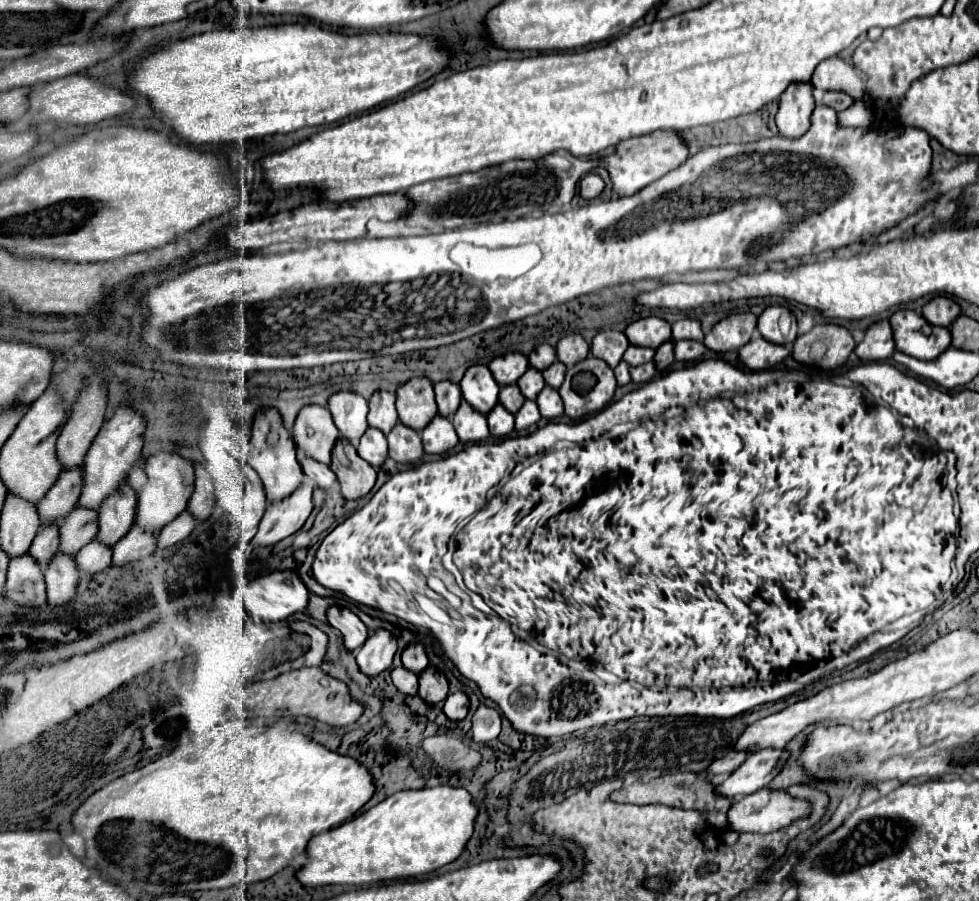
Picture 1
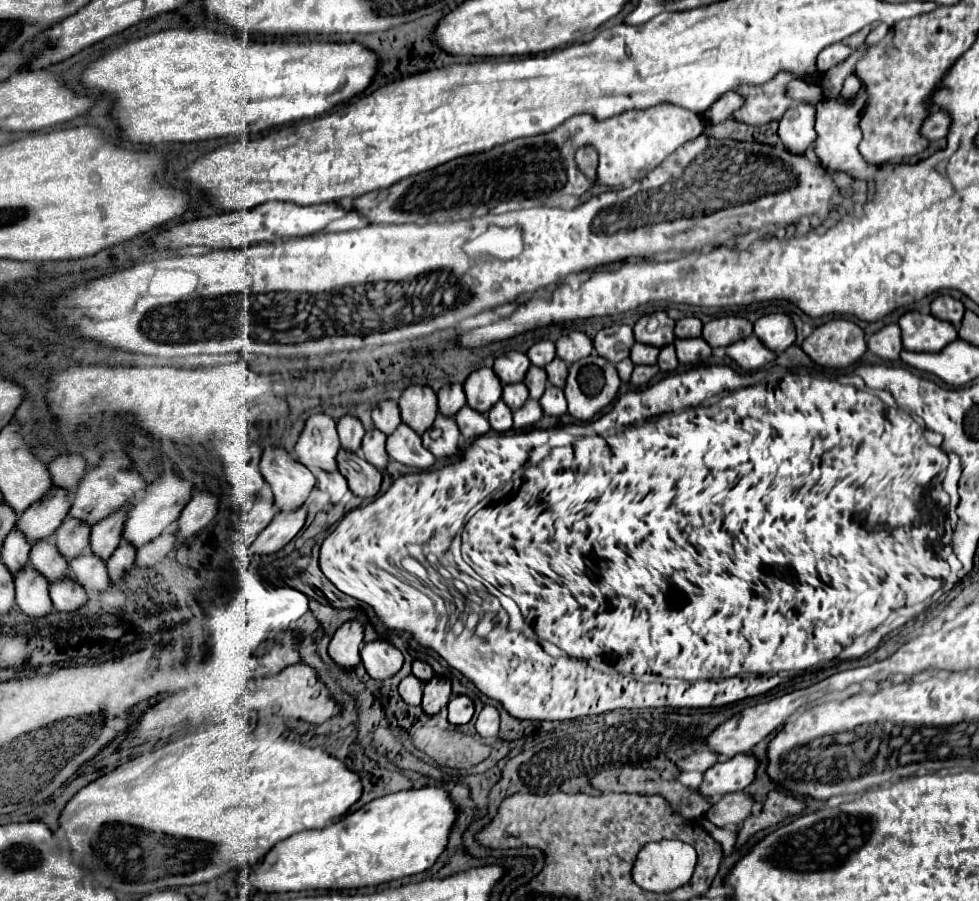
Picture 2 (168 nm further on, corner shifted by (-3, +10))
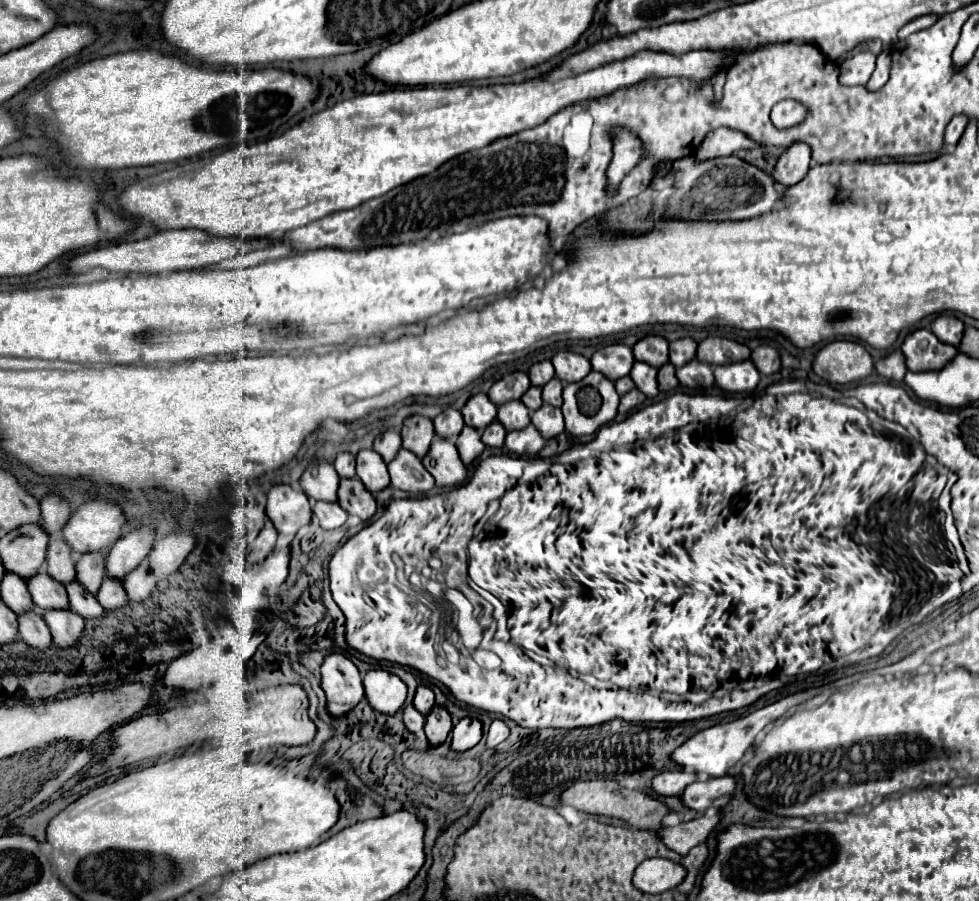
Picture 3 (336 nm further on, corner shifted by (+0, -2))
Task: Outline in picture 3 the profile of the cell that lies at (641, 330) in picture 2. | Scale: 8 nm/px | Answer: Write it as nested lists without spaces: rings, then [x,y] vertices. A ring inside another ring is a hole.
[[[646,336],[634,346],[634,356],[654,368],[668,364],[668,342],[662,336]]]

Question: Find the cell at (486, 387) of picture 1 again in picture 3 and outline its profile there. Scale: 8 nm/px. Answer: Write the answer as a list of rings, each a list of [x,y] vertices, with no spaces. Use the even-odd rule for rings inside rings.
[[[476,394],[466,402],[462,416],[464,416],[466,426],[484,430],[488,424],[492,424],[496,420],[496,412],[498,412],[496,406],[488,400],[486,394]]]

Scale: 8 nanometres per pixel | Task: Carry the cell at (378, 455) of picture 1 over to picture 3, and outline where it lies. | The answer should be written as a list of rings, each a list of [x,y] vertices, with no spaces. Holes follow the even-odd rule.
[[[362,450],[356,456],[356,476],[362,480],[366,490],[378,494],[390,486],[390,476],[384,460],[374,450]]]

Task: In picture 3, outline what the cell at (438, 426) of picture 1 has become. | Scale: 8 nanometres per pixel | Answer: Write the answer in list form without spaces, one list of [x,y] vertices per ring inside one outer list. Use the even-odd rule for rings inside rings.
[[[436,436],[428,456],[424,456],[422,460],[424,468],[428,468],[428,472],[436,480],[436,486],[440,488],[454,488],[466,478],[468,470],[462,464],[452,440],[440,440],[440,436]]]

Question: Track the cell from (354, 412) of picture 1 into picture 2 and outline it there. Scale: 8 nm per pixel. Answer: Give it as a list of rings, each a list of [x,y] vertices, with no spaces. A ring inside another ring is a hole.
[[[341,416],[337,420],[337,432],[339,432],[339,440],[341,446],[349,452],[357,452],[361,446],[361,438],[365,434],[365,428],[361,424],[361,420],[357,416]]]

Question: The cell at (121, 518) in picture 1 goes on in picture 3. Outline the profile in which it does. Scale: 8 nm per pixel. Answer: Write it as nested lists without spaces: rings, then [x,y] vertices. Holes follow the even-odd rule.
[[[100,552],[80,556],[76,562],[76,580],[84,586],[88,594],[96,594],[104,578],[104,560]]]

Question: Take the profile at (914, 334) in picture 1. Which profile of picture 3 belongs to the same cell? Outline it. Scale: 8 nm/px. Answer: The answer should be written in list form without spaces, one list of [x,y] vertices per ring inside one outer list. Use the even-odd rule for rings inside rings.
[[[916,330],[904,340],[902,354],[906,356],[908,370],[928,372],[944,368],[944,364],[948,364],[958,354],[958,350],[940,342],[930,330]]]

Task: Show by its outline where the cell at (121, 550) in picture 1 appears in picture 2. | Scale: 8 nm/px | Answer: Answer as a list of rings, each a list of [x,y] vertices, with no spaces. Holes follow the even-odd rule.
[[[123,540],[119,544],[119,548],[111,554],[111,558],[107,560],[107,570],[109,570],[109,578],[111,580],[119,580],[135,562],[137,556],[137,548],[133,544],[127,544],[127,540]]]

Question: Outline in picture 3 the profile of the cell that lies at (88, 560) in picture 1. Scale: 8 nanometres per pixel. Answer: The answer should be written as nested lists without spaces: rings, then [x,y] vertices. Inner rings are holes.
[[[76,580],[72,584],[66,586],[68,598],[70,598],[70,610],[80,614],[82,618],[100,618],[104,614],[104,608],[100,608],[100,604],[96,604],[96,596],[88,596],[84,592],[84,588],[80,588],[80,584],[76,584]]]

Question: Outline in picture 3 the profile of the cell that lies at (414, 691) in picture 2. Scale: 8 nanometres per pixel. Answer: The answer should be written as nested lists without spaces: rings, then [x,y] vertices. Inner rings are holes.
[[[412,704],[404,708],[404,712],[402,712],[402,718],[404,718],[404,724],[406,724],[406,728],[408,728],[410,732],[414,732],[414,734],[422,732],[426,718],[424,718],[420,712],[416,712],[416,708],[414,708]]]

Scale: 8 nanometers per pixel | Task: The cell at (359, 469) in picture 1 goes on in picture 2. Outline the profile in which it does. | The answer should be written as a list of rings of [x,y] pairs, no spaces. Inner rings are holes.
[[[359,458],[359,470],[351,468],[349,464],[341,464],[343,468],[339,472],[343,472],[343,476],[349,482],[349,490],[359,496],[359,498],[371,498],[379,492],[381,488],[381,472],[371,466],[367,460]]]

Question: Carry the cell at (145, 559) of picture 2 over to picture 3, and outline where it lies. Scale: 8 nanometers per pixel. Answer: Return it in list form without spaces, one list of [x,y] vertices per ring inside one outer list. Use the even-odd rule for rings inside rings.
[[[144,562],[136,570],[132,570],[130,576],[124,578],[124,590],[126,590],[128,602],[146,600],[154,588],[156,588],[156,576],[152,576],[152,572],[148,572],[148,564],[144,564]]]

